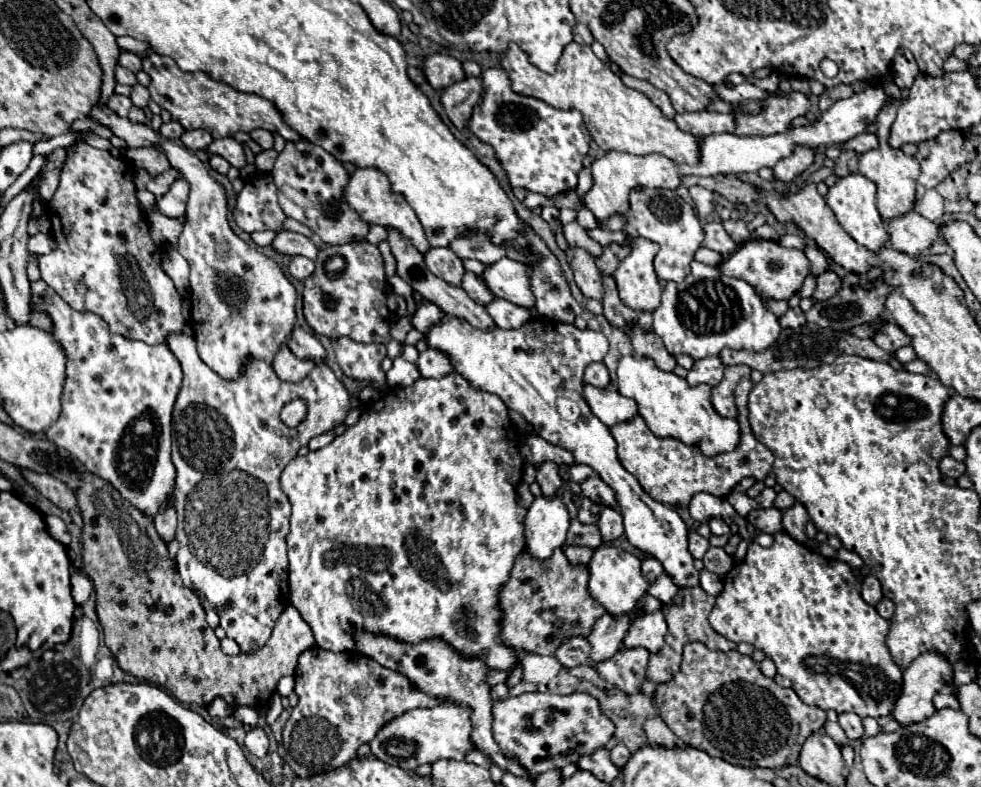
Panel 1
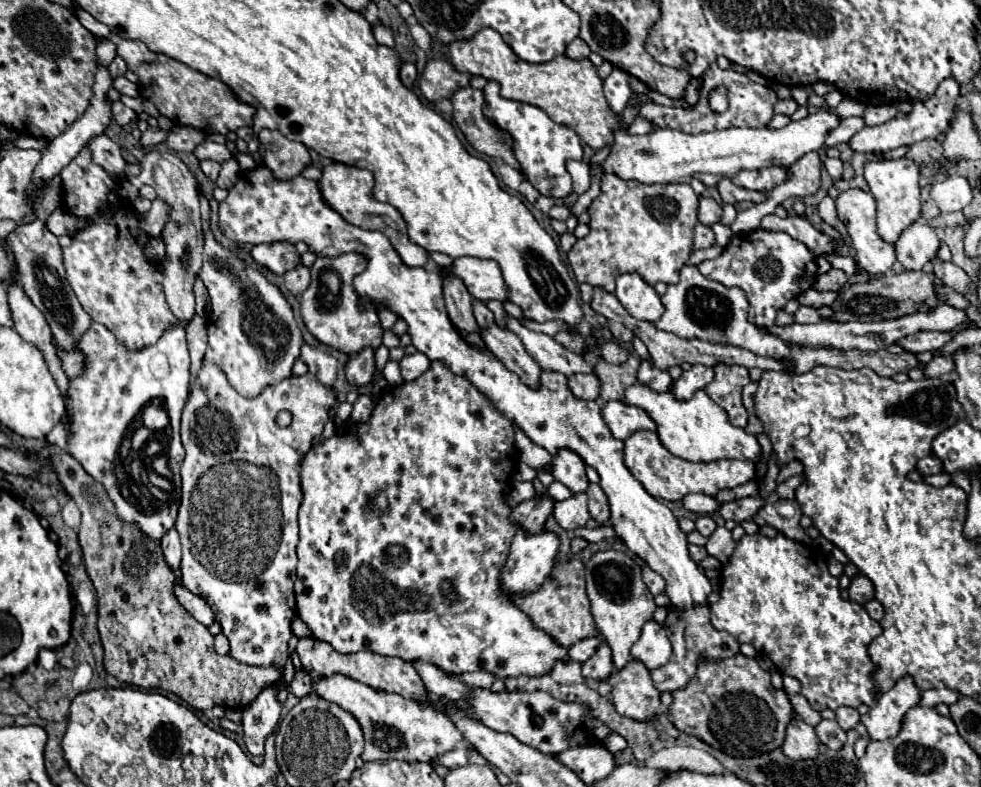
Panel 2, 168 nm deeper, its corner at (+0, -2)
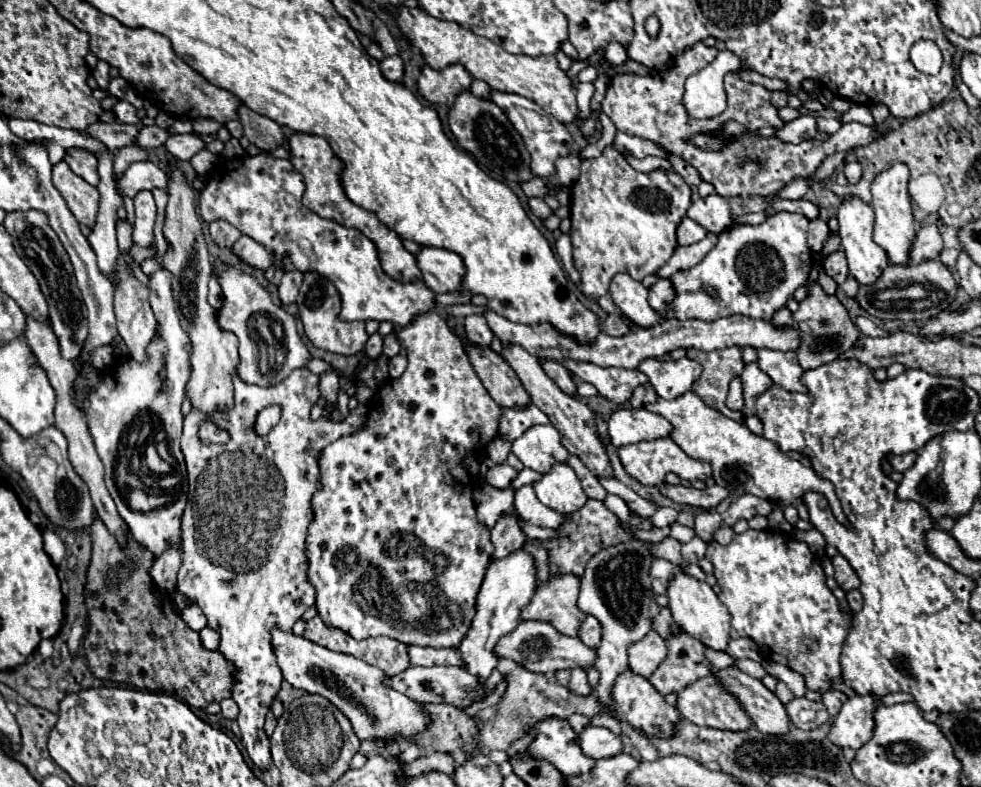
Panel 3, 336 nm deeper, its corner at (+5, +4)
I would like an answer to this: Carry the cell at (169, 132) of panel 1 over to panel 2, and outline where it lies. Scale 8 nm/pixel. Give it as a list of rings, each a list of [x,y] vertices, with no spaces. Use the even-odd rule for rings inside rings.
[[[149,127],[147,131],[141,133],[139,143],[141,143],[143,147],[147,147],[147,145],[157,145],[157,143],[165,141],[165,137],[167,137],[167,133],[165,133],[163,129],[159,129],[159,127]]]

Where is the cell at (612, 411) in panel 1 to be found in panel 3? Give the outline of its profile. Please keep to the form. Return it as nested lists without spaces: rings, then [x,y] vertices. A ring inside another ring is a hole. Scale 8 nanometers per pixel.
[[[616,409],[608,419],[608,435],[614,447],[652,441],[658,437],[668,437],[672,425],[646,409]]]

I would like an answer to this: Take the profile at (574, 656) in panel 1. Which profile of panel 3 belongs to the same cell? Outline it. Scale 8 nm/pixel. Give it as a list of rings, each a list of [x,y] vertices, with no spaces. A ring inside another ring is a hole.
[[[586,617],[586,621],[582,623],[582,627],[580,627],[580,631],[578,631],[578,639],[586,645],[586,647],[590,647],[590,649],[596,649],[598,645],[600,645],[600,637],[602,635],[602,629],[600,629],[600,625],[598,625],[598,621],[594,619],[594,617]]]

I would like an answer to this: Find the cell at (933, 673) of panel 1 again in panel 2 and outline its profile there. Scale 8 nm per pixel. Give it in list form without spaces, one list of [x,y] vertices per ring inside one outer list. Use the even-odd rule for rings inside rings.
[[[911,677],[899,679],[895,687],[875,699],[869,713],[861,715],[861,723],[869,741],[891,739],[901,729],[901,717],[919,703],[919,691]]]

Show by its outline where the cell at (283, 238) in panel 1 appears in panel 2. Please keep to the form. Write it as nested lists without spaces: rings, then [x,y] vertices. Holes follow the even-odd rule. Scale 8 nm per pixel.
[[[283,241],[255,245],[251,249],[251,257],[255,259],[255,263],[271,269],[277,275],[283,275],[283,273],[295,269],[301,259],[297,249],[291,243],[283,243]]]

